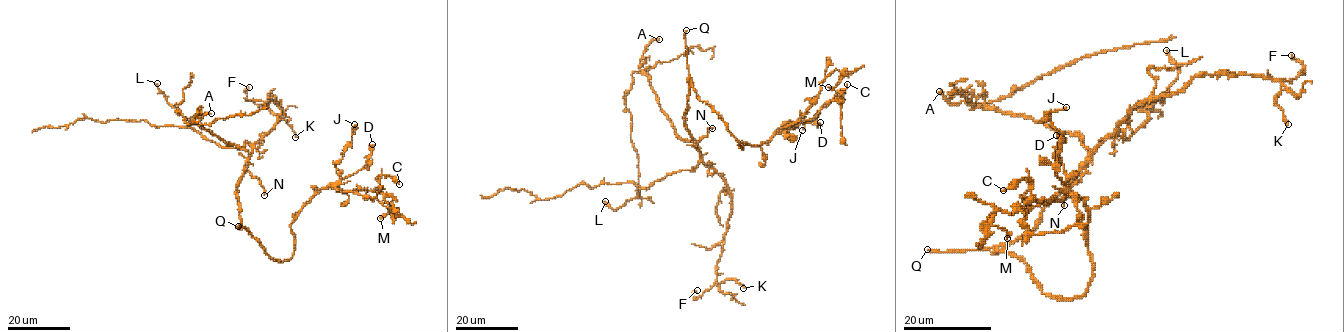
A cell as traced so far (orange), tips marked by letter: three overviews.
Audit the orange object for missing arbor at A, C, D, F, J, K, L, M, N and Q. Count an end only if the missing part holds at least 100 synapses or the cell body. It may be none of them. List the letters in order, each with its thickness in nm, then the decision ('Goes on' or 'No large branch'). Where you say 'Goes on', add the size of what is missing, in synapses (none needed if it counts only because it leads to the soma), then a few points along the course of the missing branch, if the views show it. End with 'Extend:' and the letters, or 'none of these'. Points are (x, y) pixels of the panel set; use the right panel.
A: Thickness 480 nm. No large branch
C: Thickness 200 nm. No large branch
D: Thickness 400 nm. No large branch
F: Thickness 140 nm. No large branch
J: Thickness 240 nm. No large branch
K: Thickness 200 nm. No large branch
L: Thickness 140 nm. No large branch
M: Thickness 180 nm. No large branch
N: Thickness 120 nm. No large branch
Q: Thickness 240 nm. Goes on
Extend: Q

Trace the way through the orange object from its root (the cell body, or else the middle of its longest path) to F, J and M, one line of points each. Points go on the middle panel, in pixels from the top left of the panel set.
F: (686, 108), (685, 125), (700, 159), (724, 178), (730, 195), (716, 281), (694, 299), (697, 290)
J: (686, 108), (691, 83), (743, 148), (738, 145), (766, 143), (801, 117), (802, 130)
M: (686, 108), (691, 83), (743, 148), (793, 124), (838, 70), (842, 79), (828, 87)

